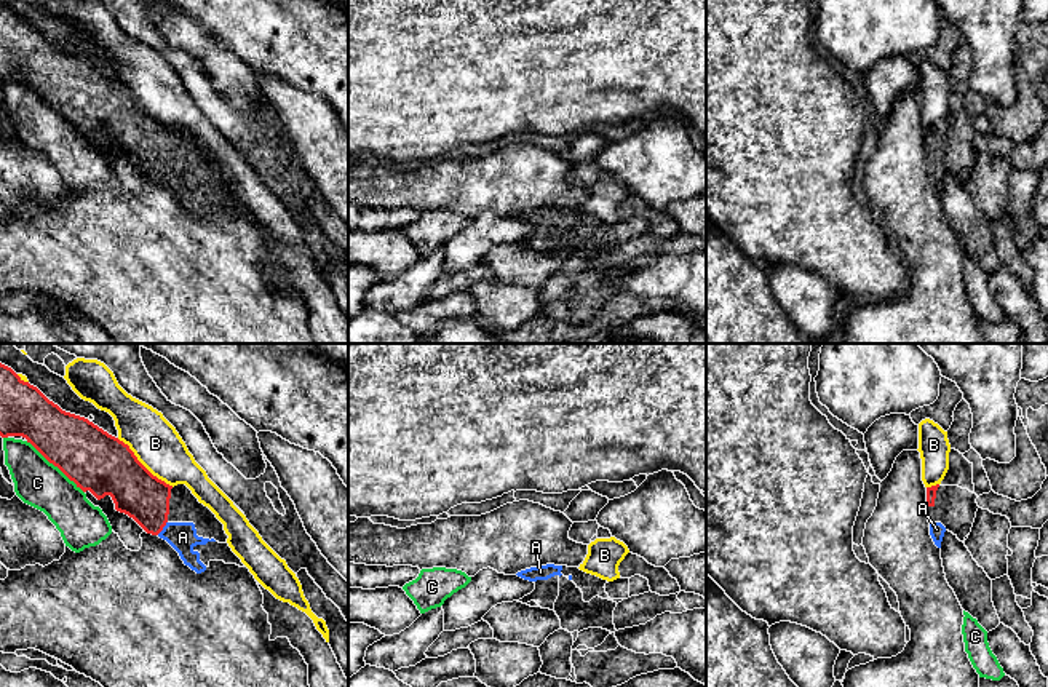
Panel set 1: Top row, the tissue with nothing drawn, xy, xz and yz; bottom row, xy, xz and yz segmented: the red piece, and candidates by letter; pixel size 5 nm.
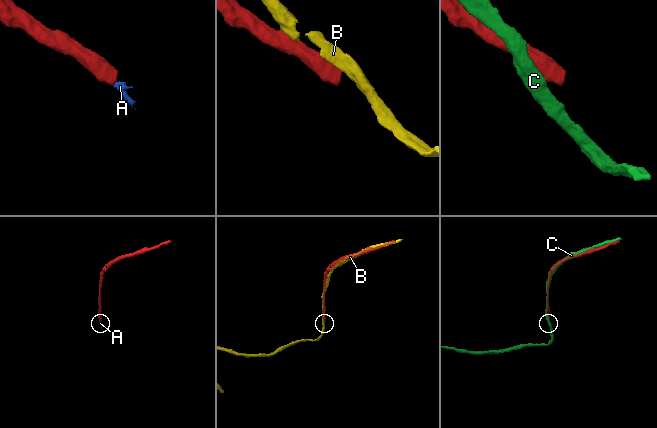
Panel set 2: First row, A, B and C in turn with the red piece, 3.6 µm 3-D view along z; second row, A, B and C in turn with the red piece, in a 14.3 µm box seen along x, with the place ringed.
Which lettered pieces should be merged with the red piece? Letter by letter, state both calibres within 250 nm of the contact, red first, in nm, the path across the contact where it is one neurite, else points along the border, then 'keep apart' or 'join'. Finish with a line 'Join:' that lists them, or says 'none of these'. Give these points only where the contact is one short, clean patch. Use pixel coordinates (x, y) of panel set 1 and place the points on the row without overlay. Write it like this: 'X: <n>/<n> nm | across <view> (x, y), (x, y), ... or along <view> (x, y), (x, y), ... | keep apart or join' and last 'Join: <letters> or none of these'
A: 240/150 nm | across xy (134, 133), (163, 168), (182, 179) | join
B: 300/240 nm | keep apart
C: 300/240 nm | keep apart
Join: A

